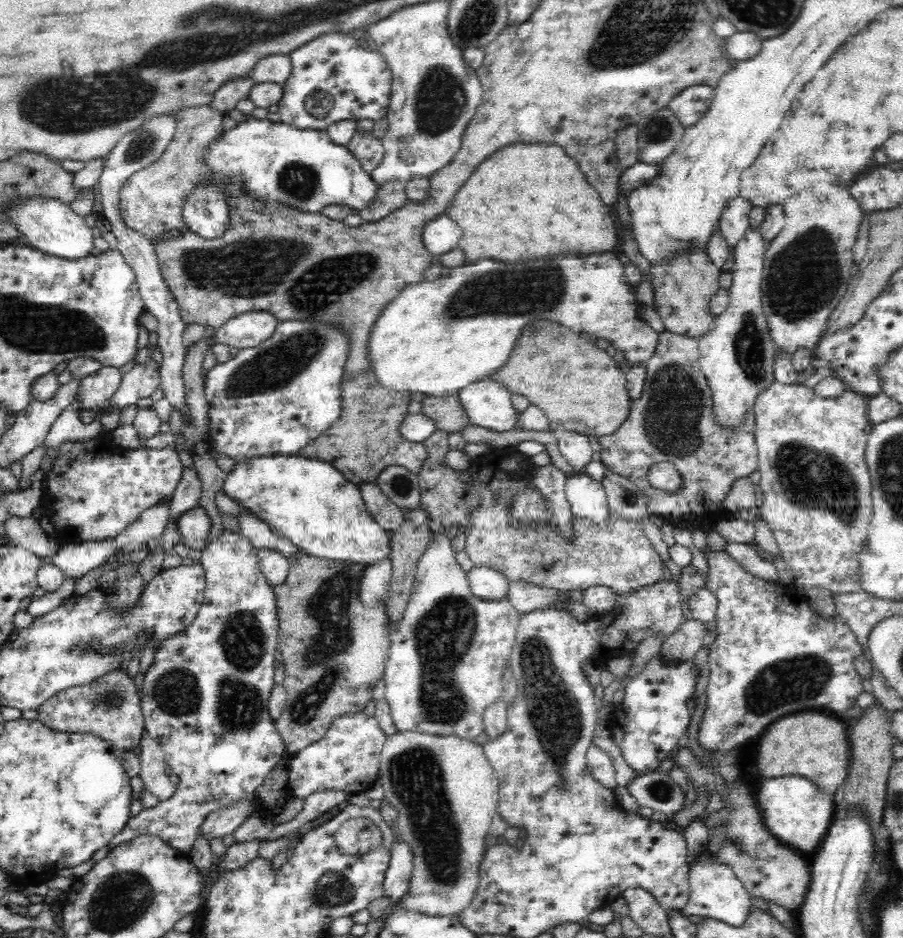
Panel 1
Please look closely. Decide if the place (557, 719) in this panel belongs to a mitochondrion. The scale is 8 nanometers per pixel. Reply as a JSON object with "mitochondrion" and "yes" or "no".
{"mitochondrion":"yes"}

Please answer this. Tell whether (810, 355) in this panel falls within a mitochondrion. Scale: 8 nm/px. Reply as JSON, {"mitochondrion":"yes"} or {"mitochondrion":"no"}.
{"mitochondrion":"no"}

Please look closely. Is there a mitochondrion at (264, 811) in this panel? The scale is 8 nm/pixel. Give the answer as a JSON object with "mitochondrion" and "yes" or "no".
{"mitochondrion":"no"}

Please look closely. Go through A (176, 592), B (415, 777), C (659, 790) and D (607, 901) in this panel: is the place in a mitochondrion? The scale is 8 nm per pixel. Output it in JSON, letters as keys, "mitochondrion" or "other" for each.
{"A":"other","B":"mitochondrion","C":"mitochondrion","D":"other"}

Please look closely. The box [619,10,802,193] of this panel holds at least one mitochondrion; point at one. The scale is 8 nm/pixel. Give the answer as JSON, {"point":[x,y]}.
{"point":[657,131]}

